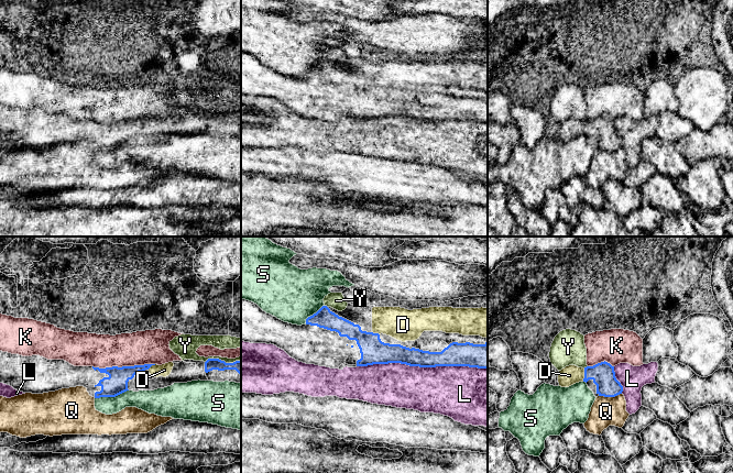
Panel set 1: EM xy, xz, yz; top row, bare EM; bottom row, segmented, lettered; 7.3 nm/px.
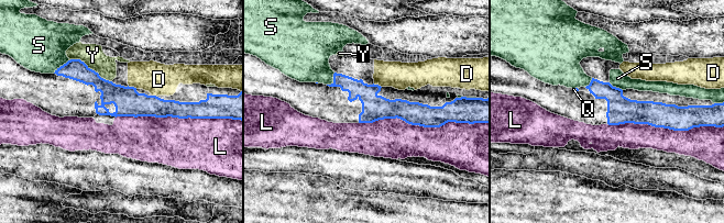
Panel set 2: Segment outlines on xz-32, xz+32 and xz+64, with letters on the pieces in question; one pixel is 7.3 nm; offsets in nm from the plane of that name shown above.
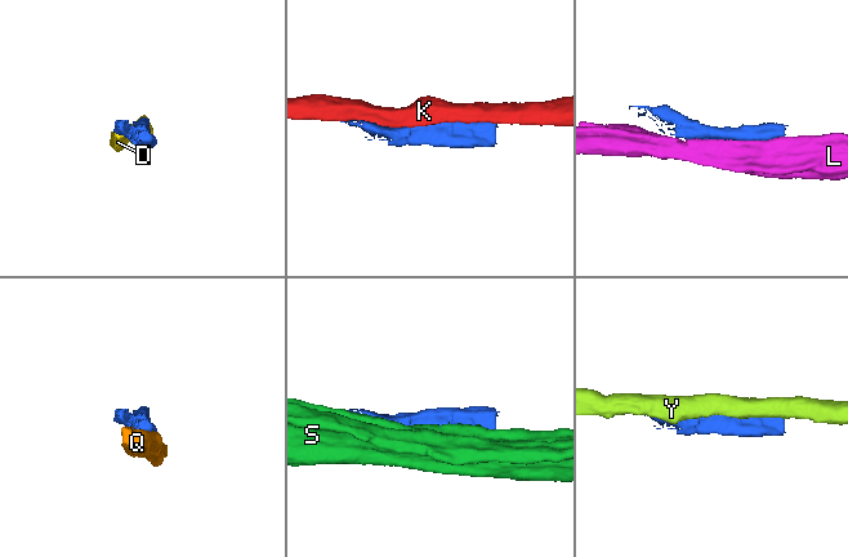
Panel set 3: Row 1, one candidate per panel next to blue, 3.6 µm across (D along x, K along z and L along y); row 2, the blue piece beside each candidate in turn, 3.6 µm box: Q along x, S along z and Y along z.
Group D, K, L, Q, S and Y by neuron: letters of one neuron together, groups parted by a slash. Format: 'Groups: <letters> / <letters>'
Groups: D / K / L / Q / S / Y

